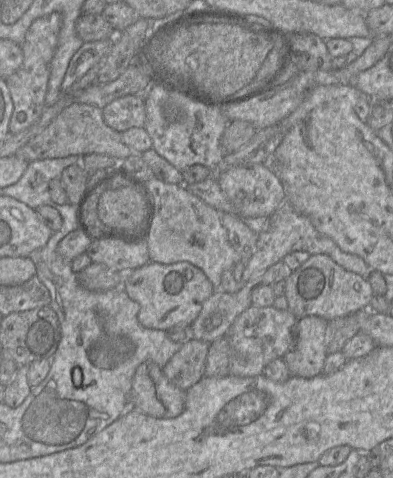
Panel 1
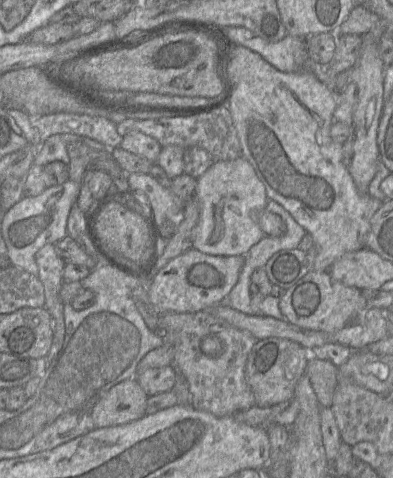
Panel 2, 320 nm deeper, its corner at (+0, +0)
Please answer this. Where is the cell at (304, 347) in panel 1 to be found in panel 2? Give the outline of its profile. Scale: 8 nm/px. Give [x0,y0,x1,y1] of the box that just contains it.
[245,337,310,407]

